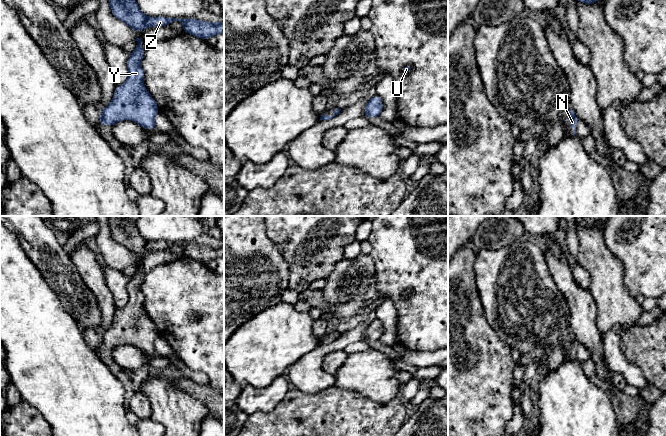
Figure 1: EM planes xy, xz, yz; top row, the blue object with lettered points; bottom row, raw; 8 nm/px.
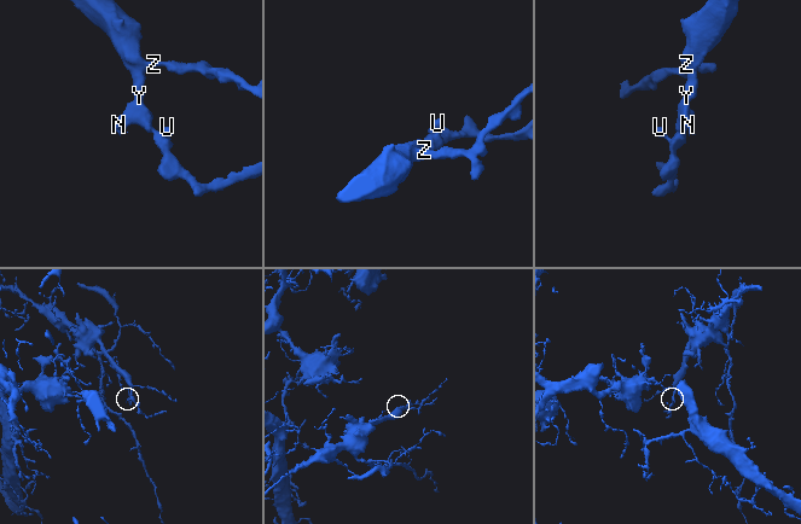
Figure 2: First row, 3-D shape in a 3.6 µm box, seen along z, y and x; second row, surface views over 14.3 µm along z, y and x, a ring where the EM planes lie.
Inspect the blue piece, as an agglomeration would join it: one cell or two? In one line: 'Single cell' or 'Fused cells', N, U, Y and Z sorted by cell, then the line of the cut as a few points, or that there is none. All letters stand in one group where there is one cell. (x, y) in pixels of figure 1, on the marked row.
Single cell. Groups: N U Y Z. No split

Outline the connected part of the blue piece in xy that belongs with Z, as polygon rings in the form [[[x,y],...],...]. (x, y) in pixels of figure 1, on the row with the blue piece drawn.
[[[109,0],[109,4],[112,14],[135,32],[139,32],[146,27],[162,27],[174,21],[181,21],[183,23],[183,32],[195,35],[204,40],[224,33],[224,22],[222,21],[208,23],[195,18],[147,17],[140,11],[136,0]]]

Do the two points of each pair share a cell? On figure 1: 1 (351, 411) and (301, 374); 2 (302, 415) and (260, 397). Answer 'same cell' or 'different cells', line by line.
1: different cells
2: different cells

